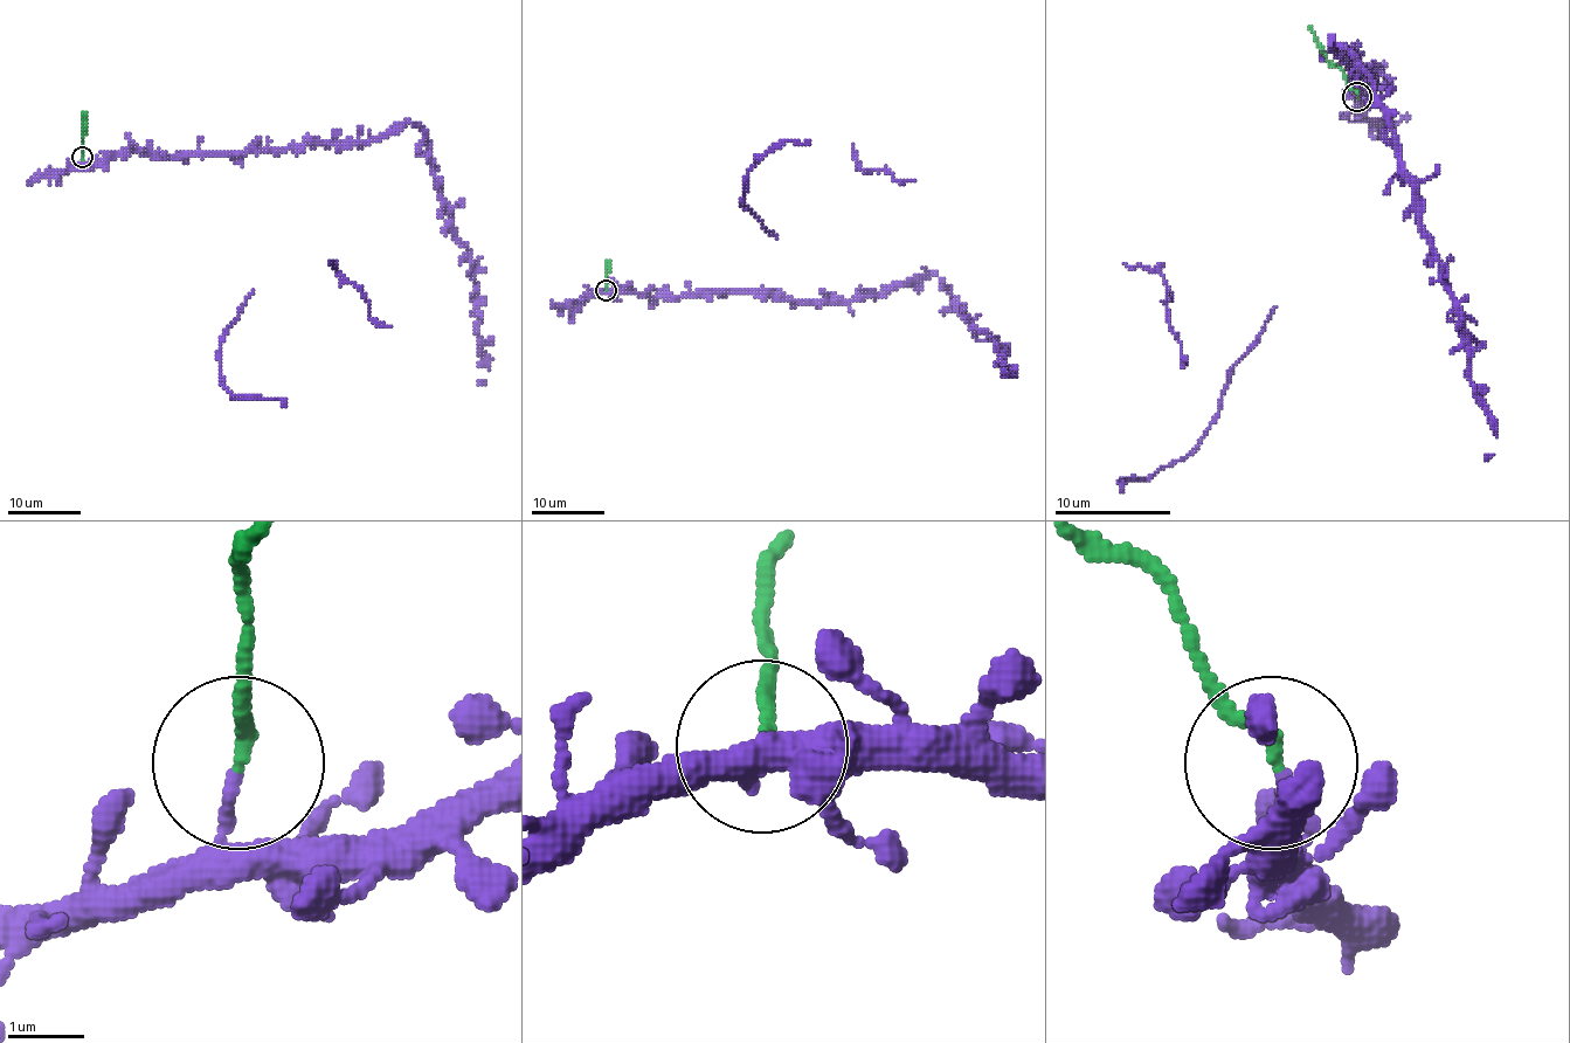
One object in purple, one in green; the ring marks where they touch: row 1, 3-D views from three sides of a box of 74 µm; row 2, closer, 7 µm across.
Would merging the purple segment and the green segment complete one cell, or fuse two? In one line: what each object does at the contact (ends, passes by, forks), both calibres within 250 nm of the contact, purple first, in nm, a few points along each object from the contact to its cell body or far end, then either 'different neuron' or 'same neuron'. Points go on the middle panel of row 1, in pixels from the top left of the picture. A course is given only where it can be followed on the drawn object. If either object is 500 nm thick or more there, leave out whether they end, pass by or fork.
purple ends | green ends | 160/180 nm | purple via (604, 290), (845, 302), (932, 274), (991, 338), (1011, 378), (1001, 371) | green via (604, 290), (607, 260) | different neuron

